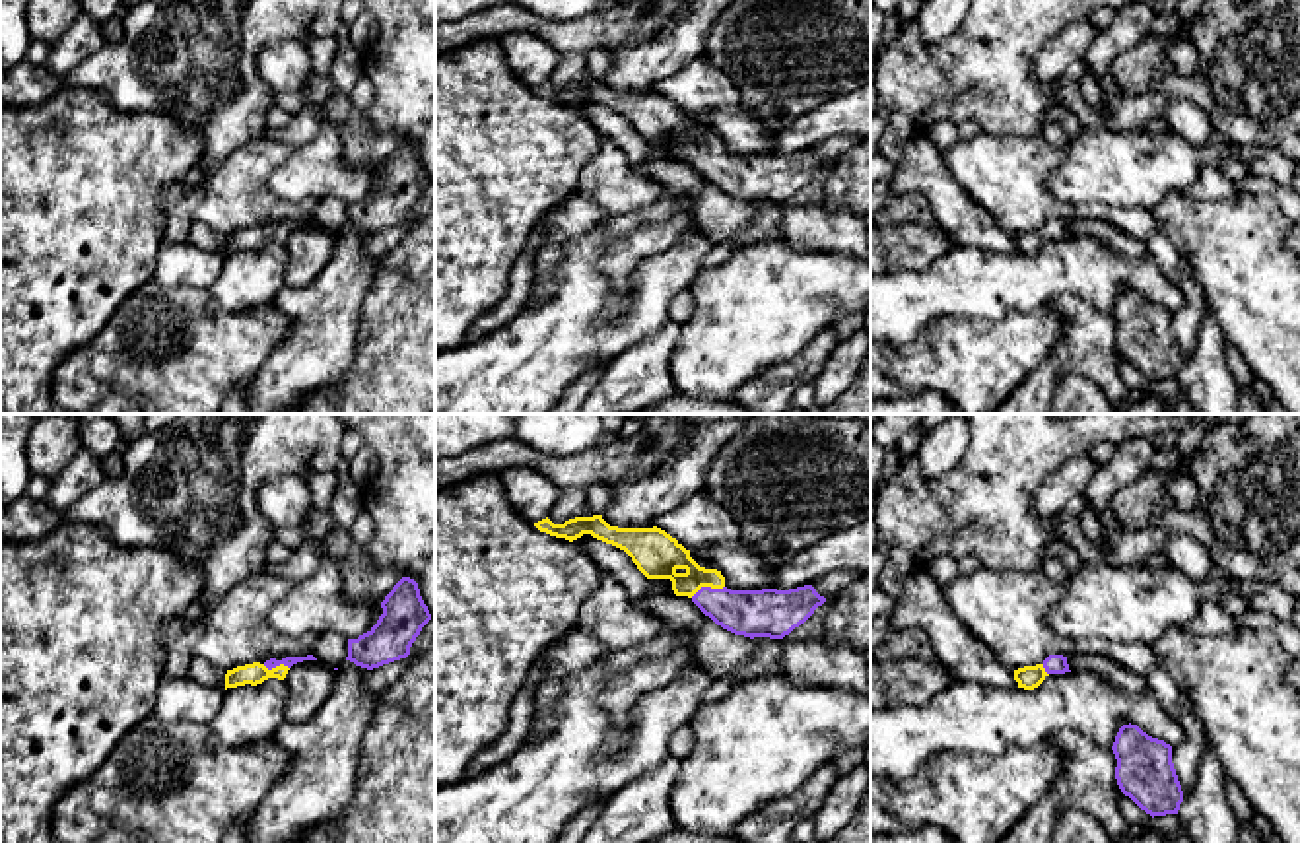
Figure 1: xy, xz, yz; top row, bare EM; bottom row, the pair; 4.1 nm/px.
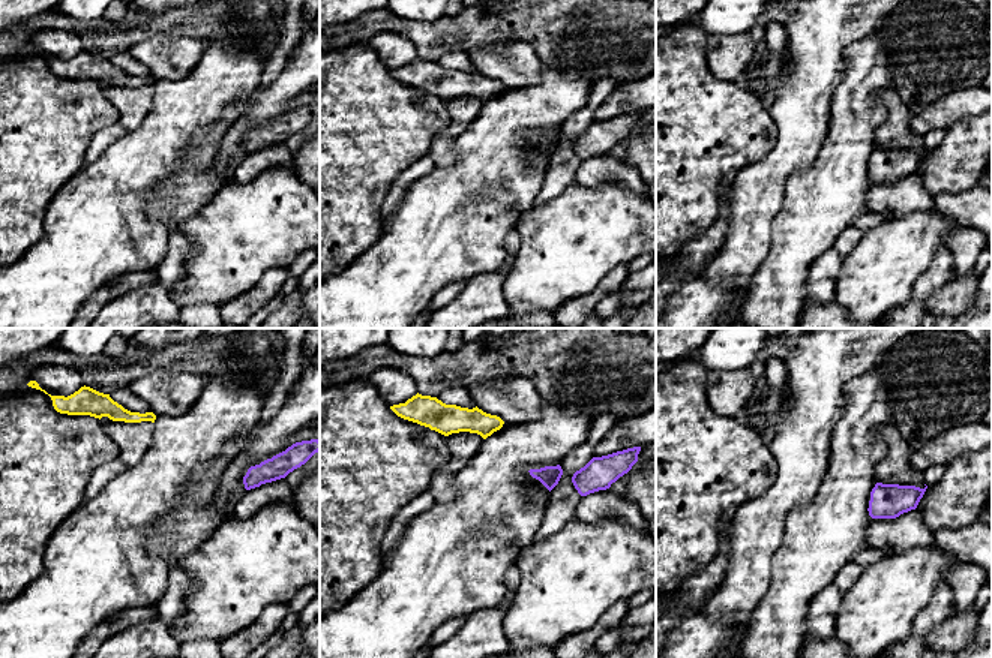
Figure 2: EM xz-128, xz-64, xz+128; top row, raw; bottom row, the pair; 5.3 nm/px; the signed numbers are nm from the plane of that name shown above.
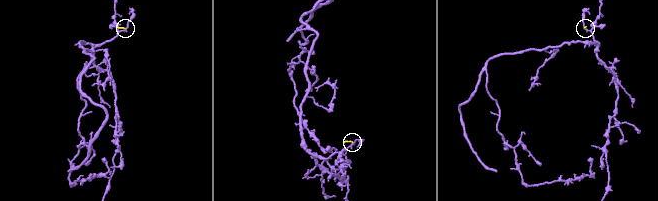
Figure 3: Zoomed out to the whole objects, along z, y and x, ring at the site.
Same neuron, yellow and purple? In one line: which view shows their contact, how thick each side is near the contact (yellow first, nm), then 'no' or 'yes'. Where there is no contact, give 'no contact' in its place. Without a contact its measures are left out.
xz | 190/190 nm | yes

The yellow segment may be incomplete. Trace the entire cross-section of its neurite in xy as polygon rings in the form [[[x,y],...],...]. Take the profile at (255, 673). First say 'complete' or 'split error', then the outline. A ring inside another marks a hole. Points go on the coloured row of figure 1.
split error; [[[313,655],[307,657],[286,657],[282,660],[270,658],[264,664],[253,662],[245,666],[237,666],[233,670],[227,670],[225,674],[225,690],[227,688],[237,688],[237,686],[257,686],[262,684],[268,678],[278,678],[284,680],[288,670],[303,660],[317,660]]]

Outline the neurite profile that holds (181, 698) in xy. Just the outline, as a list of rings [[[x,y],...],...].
[[[185,674],[163,676],[157,684],[154,715],[163,721],[210,725],[223,703],[223,690],[206,686]]]

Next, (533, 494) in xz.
[[[511,466],[499,478],[511,507],[530,523],[546,519],[560,497],[560,488],[530,466]]]

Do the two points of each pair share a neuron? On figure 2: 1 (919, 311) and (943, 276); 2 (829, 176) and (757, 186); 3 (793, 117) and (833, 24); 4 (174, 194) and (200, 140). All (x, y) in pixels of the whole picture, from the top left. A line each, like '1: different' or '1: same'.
1: same
2: different
3: same
4: same

